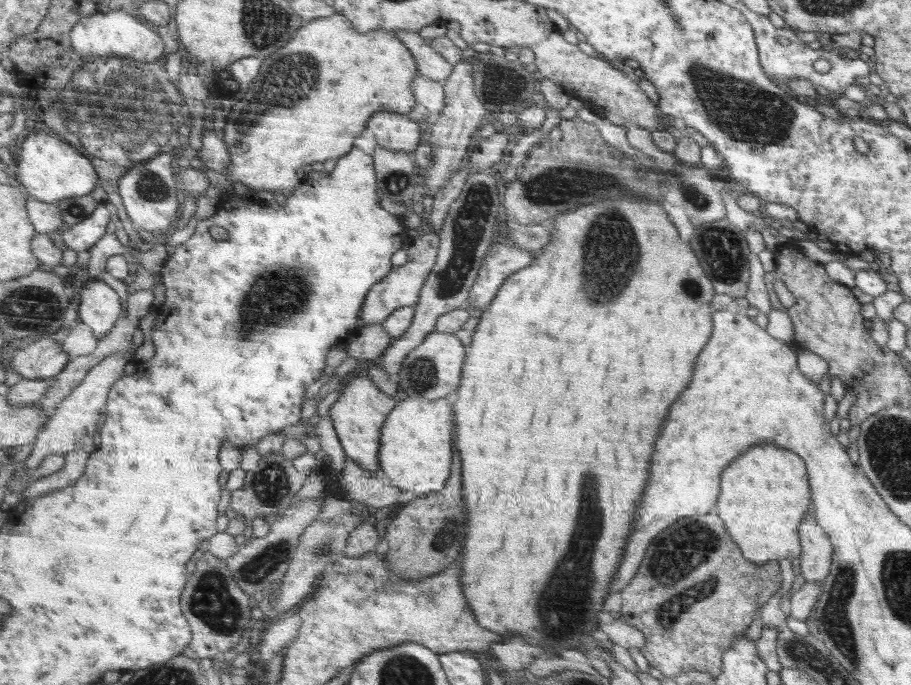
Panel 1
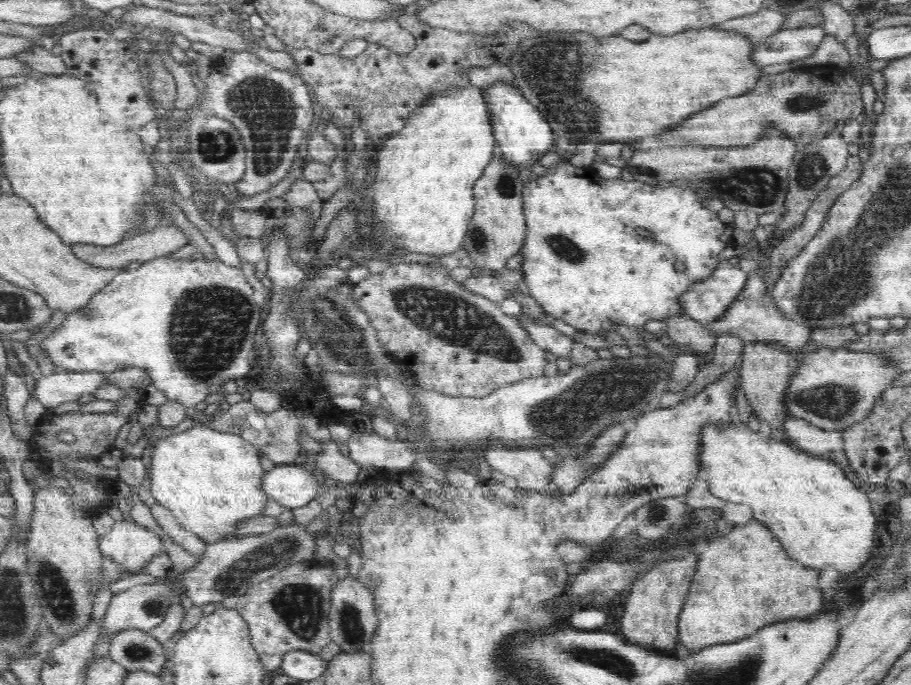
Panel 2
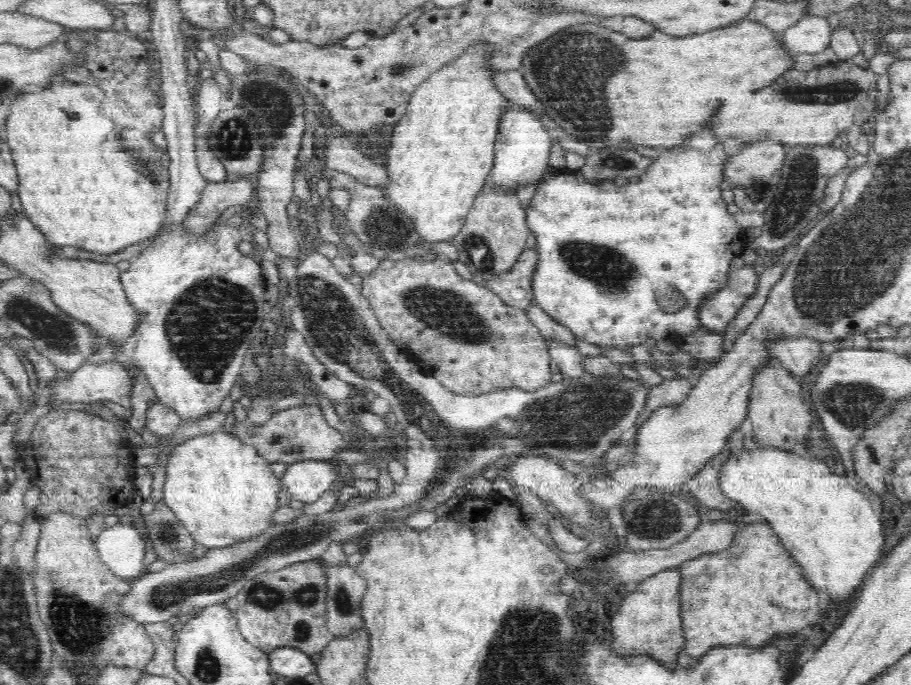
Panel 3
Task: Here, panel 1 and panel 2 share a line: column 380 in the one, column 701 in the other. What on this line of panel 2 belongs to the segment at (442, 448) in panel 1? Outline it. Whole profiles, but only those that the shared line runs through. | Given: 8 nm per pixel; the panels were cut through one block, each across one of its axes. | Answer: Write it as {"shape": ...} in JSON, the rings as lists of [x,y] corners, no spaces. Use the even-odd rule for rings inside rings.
{"shape":[[[740,422],[732,423],[728,428],[704,426],[700,467],[714,496],[734,504],[749,504],[754,519],[768,527],[781,546],[784,546],[788,556],[800,564],[818,572],[824,567],[834,566],[838,573],[850,574],[870,558],[876,522],[866,489],[856,487],[844,475],[840,465],[833,461],[810,456],[785,439],[757,433]]]}

